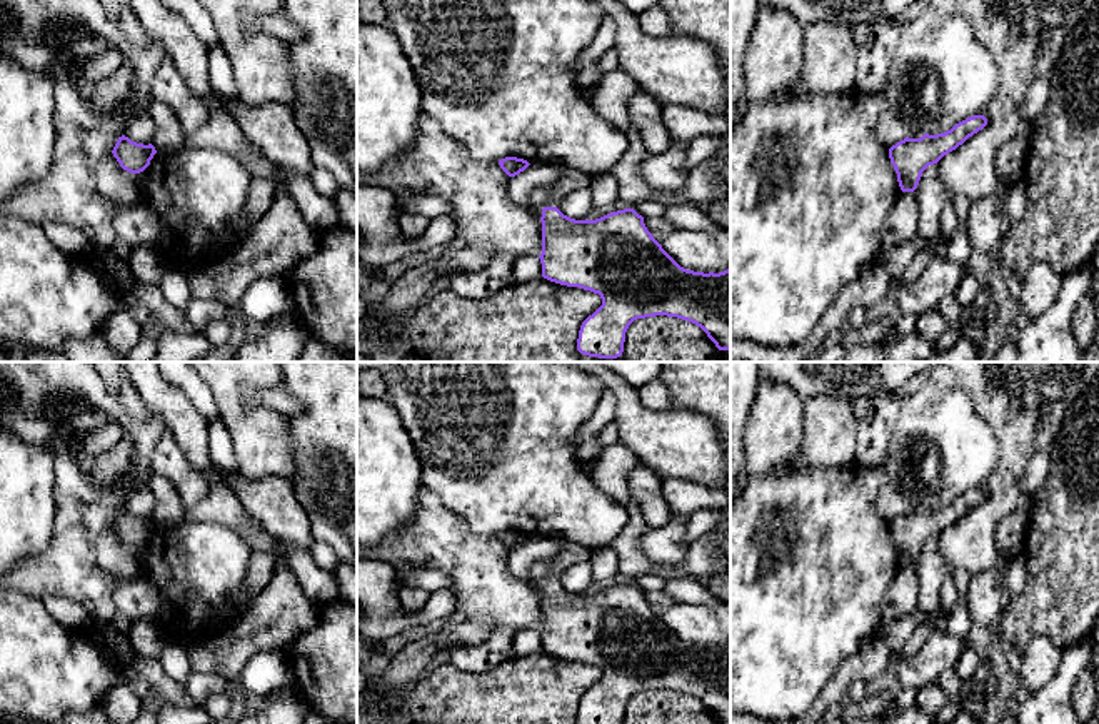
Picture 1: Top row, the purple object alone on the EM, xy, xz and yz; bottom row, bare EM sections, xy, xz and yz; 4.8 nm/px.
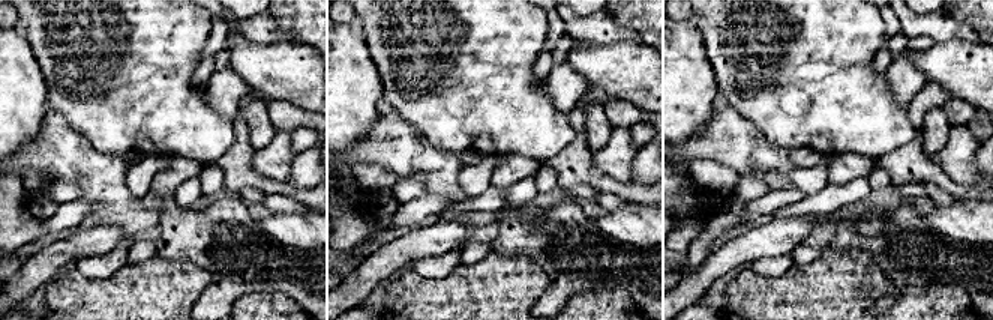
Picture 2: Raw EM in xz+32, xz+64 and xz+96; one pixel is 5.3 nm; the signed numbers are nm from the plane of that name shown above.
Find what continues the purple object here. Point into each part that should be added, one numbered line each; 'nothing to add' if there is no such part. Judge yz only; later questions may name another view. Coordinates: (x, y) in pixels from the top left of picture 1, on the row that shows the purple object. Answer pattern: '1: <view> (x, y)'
nothing to add

